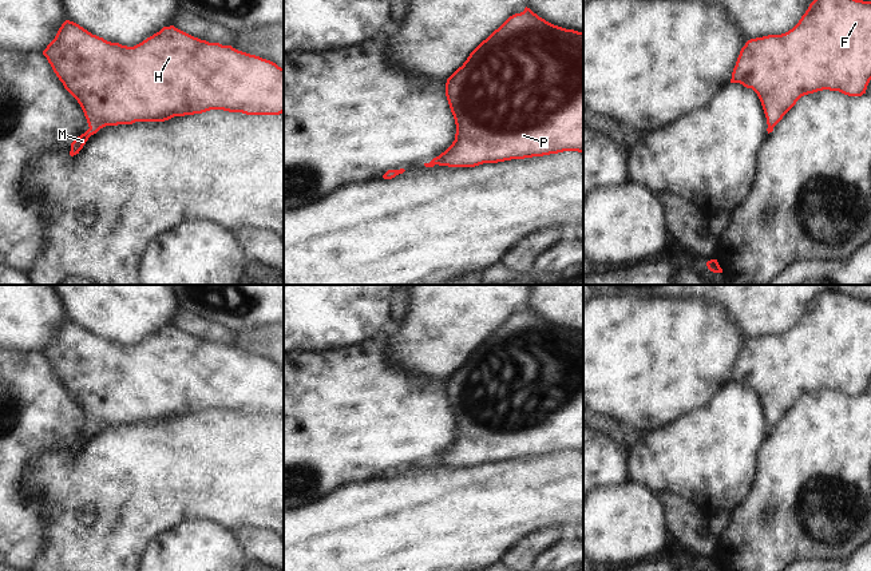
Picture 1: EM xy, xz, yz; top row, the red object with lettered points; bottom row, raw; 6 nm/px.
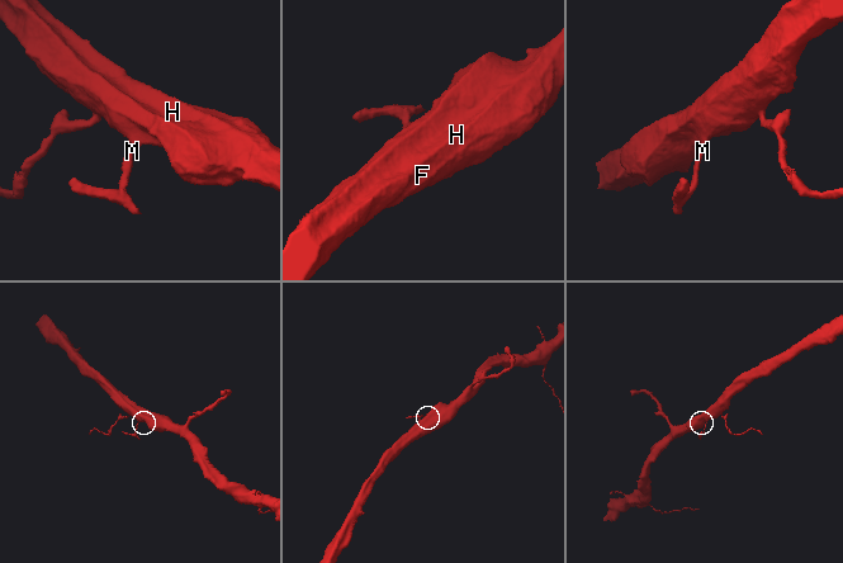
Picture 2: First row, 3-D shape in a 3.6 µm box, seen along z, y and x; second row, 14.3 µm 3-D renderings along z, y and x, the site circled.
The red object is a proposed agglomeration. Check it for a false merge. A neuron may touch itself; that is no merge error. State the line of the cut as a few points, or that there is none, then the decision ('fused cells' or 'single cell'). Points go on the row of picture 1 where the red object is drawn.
no cut | single cell

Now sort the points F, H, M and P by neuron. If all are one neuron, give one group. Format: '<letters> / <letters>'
F H M P

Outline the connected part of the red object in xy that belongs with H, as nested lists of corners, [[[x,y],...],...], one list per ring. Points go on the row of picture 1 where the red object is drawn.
[[[66,20],[43,55],[80,104],[90,127],[71,143],[71,156],[79,154],[88,138],[106,126],[165,122],[210,110],[246,115],[284,112],[284,68],[231,45],[201,40],[174,25],[127,47]]]

